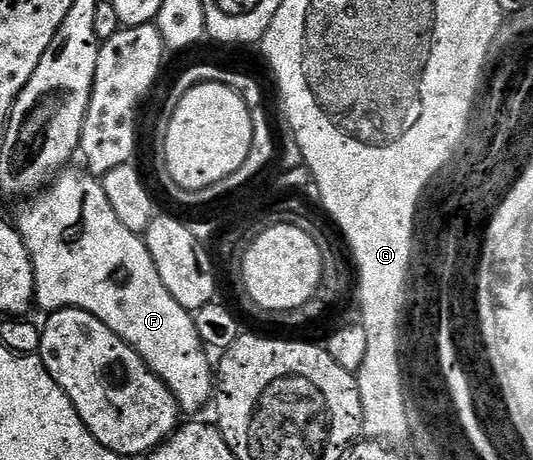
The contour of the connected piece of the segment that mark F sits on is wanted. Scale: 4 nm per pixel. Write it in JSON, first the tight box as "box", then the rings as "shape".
{"box":[16,171,216,414],"shape":[[[85,171],[70,172],[59,173],[45,189],[31,196],[23,204],[27,205],[16,220],[17,231],[32,259],[37,308],[53,311],[59,307],[73,307],[96,315],[100,323],[120,335],[124,343],[132,346],[145,359],[146,366],[170,388],[183,414],[201,414],[198,412],[209,401],[211,404],[216,389],[216,373],[212,361],[206,358],[207,350],[196,331],[193,312],[180,307],[180,303],[168,295],[168,287],[160,283],[160,271],[156,271],[156,263],[152,263],[145,240],[120,223],[116,211],[112,211],[112,203],[108,203],[108,195],[104,195],[101,180]]]}

